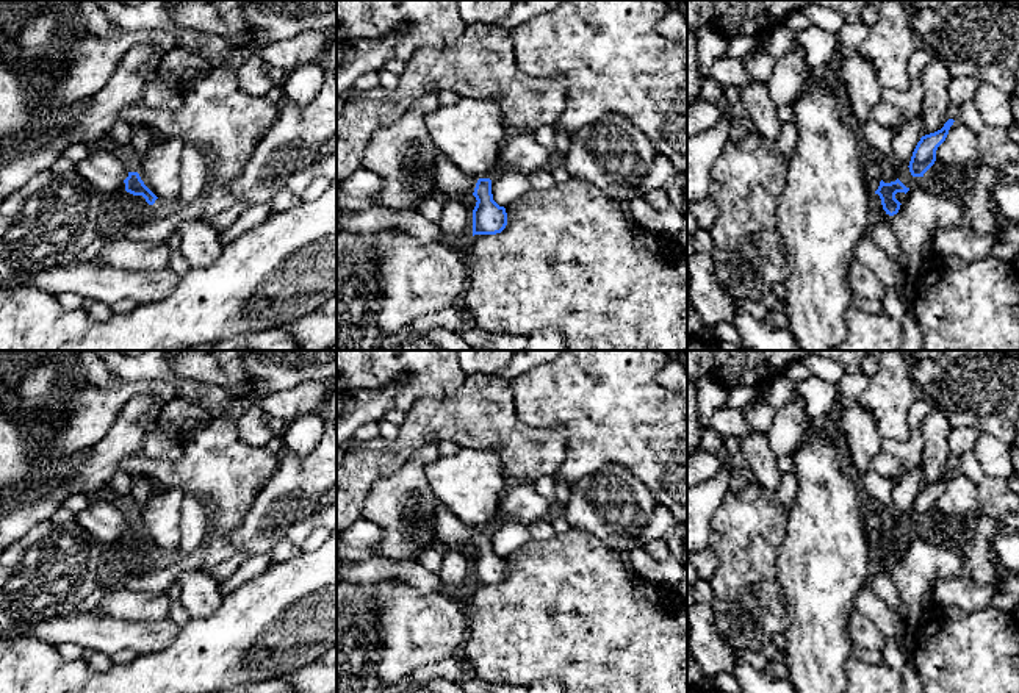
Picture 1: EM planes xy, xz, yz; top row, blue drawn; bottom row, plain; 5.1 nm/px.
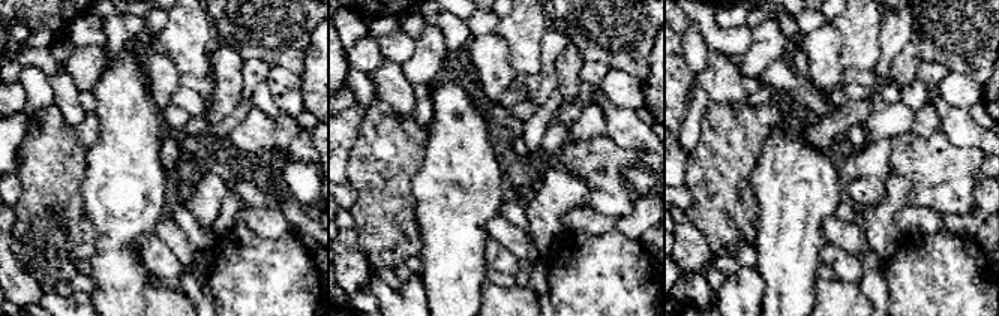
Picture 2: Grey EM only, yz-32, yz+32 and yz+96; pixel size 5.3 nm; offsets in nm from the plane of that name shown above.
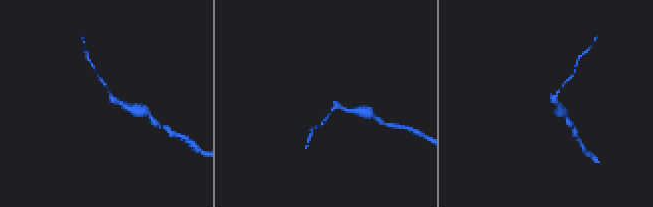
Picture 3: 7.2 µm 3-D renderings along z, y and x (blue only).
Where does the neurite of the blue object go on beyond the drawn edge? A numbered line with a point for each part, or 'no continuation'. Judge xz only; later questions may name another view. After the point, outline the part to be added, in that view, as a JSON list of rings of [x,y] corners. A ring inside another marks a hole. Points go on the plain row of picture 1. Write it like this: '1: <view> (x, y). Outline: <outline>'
1: xz (453, 534). Outline: [[[438,502],[429,518],[437,540],[443,549],[462,549],[473,546],[479,529],[468,527],[459,521],[441,502]]]

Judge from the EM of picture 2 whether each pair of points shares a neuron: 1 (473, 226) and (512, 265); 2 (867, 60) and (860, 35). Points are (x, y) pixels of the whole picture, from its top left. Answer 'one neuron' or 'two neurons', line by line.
1: two neurons
2: one neuron

